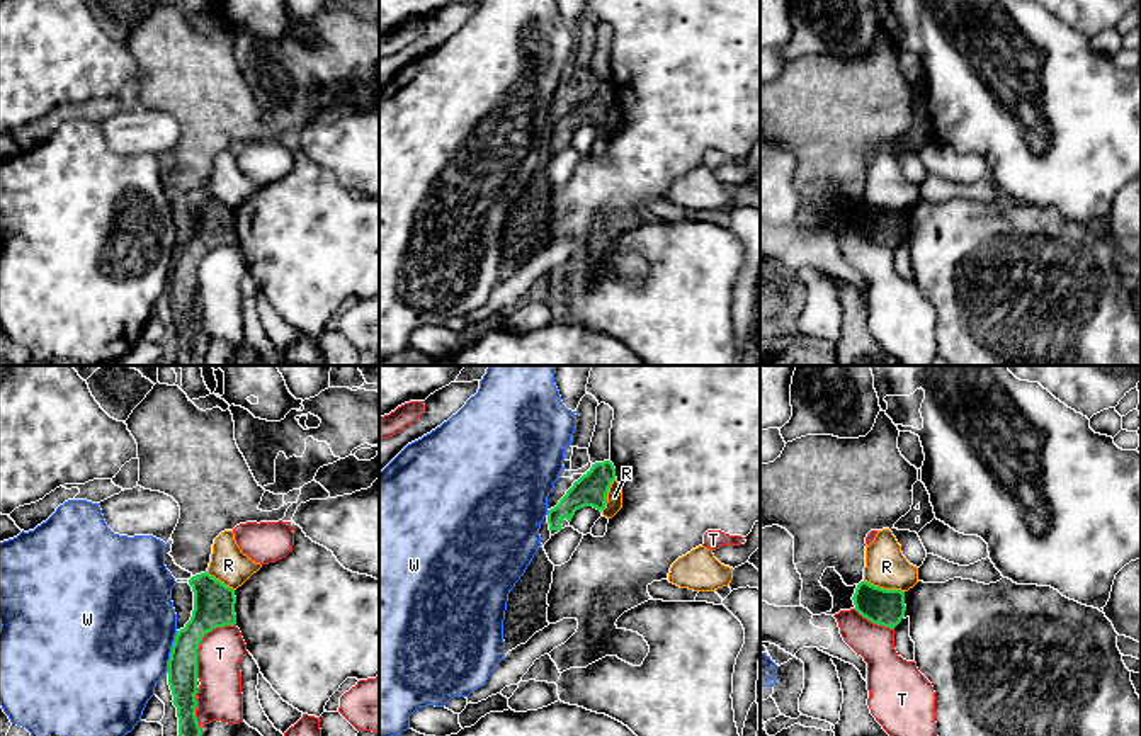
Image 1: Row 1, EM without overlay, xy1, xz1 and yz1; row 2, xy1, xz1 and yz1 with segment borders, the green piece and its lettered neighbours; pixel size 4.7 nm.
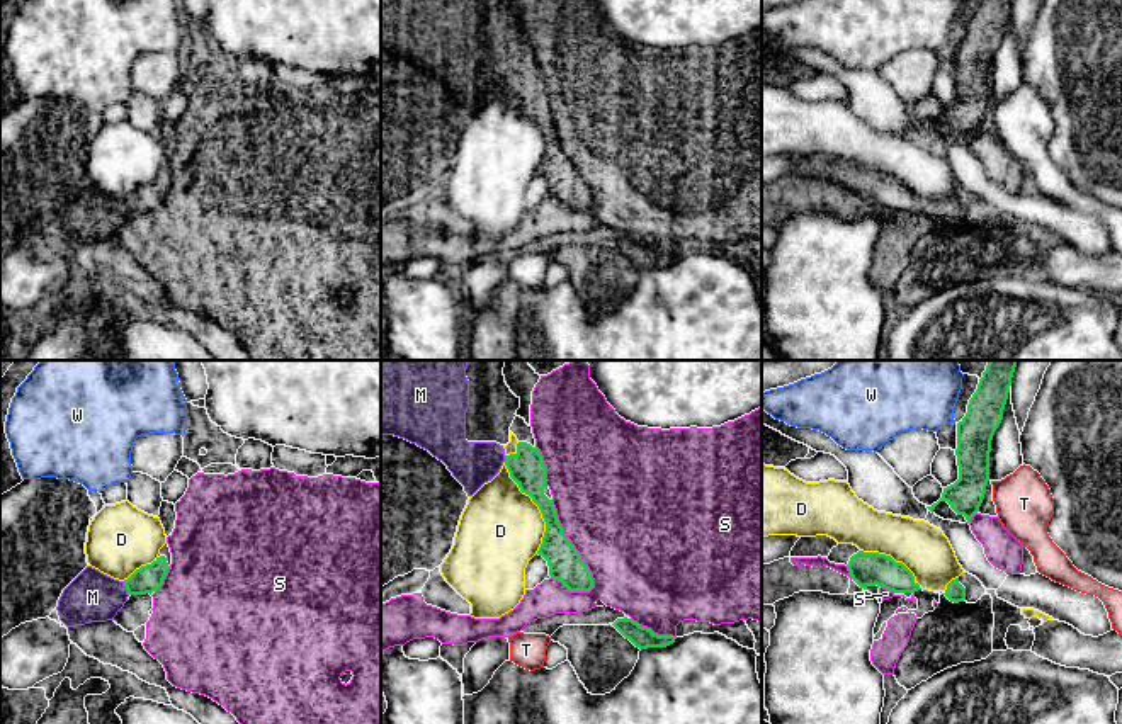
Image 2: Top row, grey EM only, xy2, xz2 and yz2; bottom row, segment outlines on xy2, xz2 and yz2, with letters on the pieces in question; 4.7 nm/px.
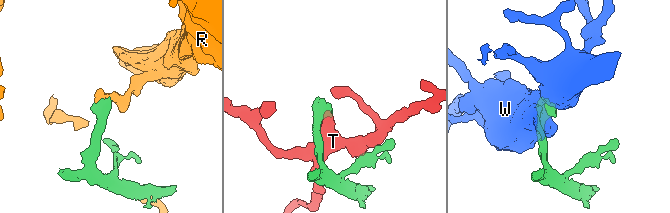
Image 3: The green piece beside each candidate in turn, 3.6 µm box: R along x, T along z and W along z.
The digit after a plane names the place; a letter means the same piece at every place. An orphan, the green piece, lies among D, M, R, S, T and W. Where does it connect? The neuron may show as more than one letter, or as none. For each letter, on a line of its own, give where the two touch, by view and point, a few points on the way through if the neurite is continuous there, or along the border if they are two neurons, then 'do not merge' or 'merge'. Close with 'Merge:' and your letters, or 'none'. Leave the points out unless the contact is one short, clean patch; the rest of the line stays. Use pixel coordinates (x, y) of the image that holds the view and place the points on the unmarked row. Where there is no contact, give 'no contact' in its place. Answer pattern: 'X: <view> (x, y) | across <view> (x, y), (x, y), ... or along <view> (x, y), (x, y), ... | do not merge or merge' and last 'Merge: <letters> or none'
D: xz2 (538, 124) | do not merge
M: xy2 (126, 208) | across xy2 (148, 197), (126, 208), (104, 216), (92, 216) | merge
R: yz1 (883, 208) | along yz1 (864, 199), (903, 211) | do not merge
S: xz2 (573, 165) | do not merge
T: xy1 (201, 259) | do not merge
W: xy1 (172, 271) | do not merge
Merge: M

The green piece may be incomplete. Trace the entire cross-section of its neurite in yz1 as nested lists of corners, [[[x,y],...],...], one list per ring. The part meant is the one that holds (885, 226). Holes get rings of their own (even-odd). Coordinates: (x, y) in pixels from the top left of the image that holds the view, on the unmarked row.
[[[860,201],[852,216],[855,229],[872,243],[894,248],[905,236],[905,211]]]

